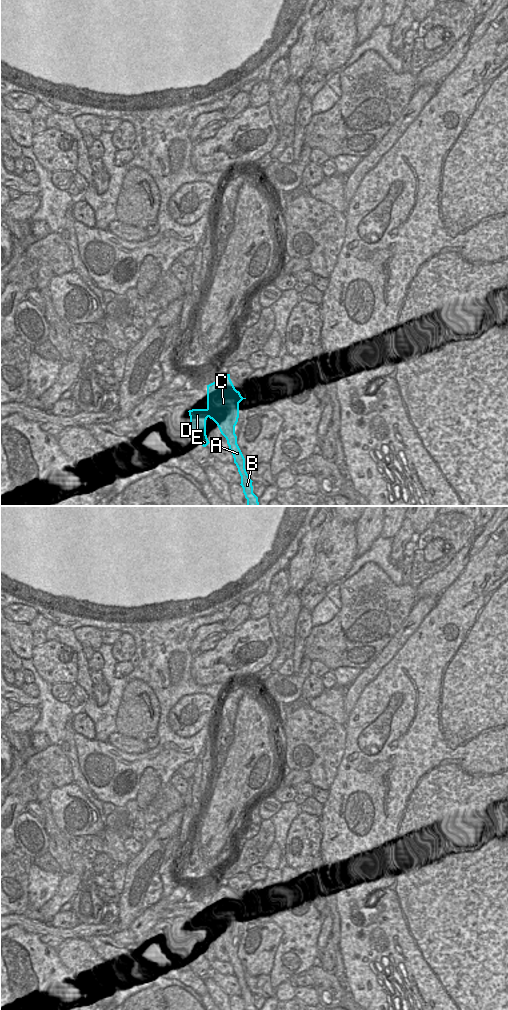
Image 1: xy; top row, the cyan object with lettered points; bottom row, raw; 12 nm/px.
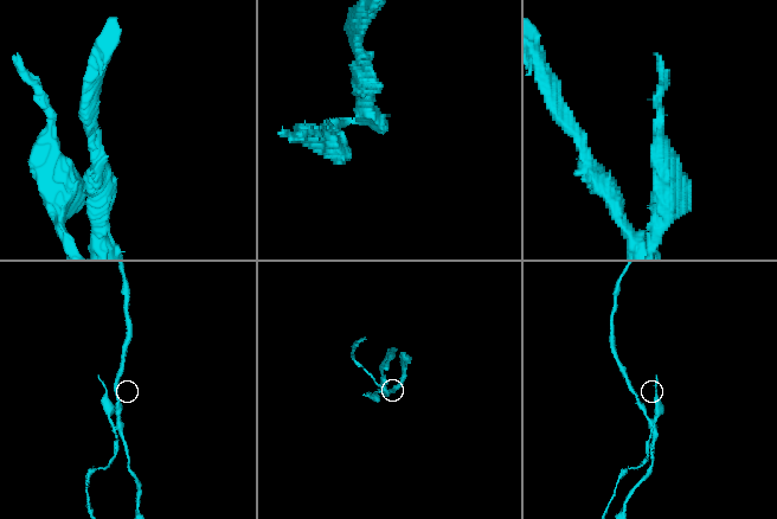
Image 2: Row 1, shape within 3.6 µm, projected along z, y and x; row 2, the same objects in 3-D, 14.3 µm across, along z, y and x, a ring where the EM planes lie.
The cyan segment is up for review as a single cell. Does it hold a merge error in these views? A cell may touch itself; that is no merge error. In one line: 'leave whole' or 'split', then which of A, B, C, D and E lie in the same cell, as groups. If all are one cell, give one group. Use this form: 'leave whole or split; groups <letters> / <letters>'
split; groups A B C / D E

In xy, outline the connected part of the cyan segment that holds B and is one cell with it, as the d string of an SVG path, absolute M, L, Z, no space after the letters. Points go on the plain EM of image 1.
M216 886L215 893L207 897L207 928L218 938L226 950L234 975L241 988L245 1010L258 1010L253 1005L252 992L245 981L245 970L237 956L235 938L239 930L239 915L243 910L230 891L230 886Z

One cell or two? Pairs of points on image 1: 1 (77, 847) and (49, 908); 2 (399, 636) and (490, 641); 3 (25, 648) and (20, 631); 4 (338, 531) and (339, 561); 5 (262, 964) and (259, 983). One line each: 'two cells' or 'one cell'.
1: two cells
2: two cells
3: one cell
4: one cell
5: two cells

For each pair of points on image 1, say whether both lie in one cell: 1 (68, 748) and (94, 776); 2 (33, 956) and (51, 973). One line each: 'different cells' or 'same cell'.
1: different cells
2: same cell

